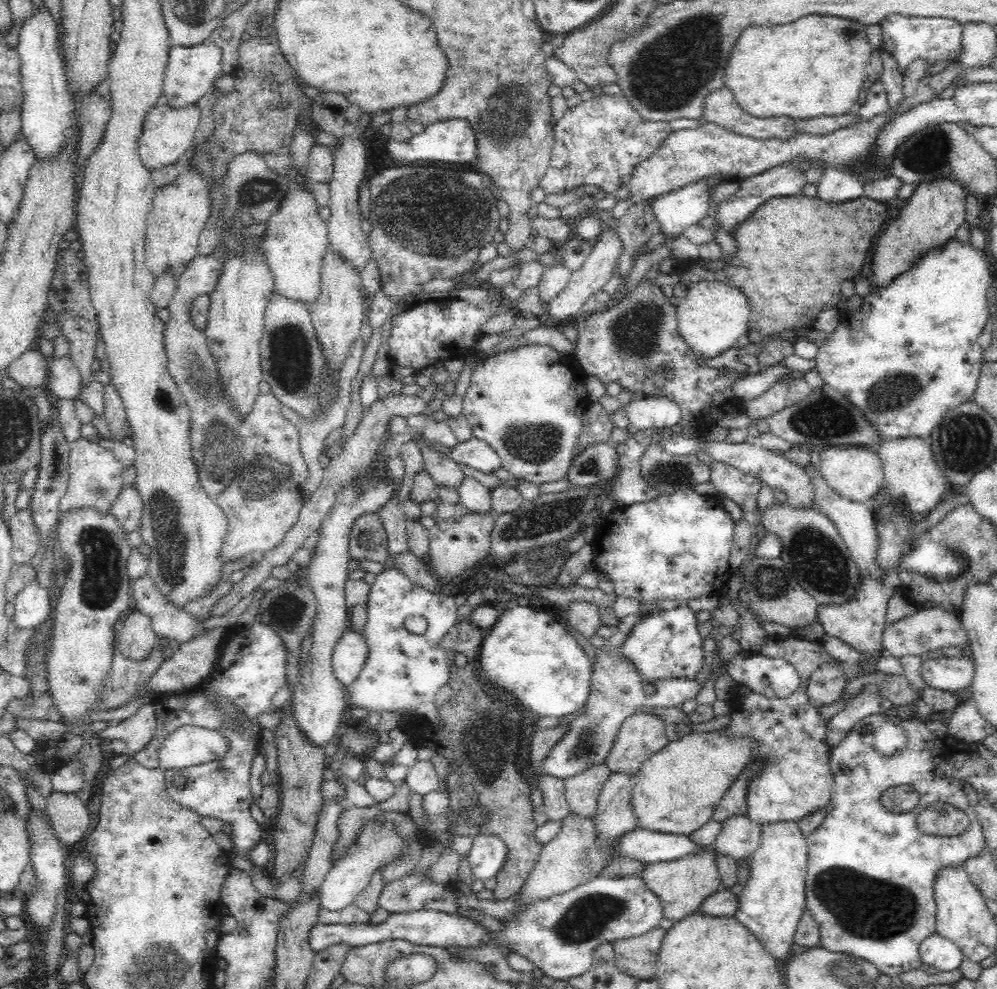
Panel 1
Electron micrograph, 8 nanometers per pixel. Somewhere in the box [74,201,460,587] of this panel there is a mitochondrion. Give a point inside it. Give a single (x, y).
(223, 447)

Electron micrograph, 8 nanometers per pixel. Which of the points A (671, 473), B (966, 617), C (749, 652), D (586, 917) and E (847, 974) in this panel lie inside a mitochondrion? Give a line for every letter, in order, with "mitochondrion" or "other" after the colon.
A: mitochondrion
B: other
C: other
D: mitochondrion
E: mitochondrion

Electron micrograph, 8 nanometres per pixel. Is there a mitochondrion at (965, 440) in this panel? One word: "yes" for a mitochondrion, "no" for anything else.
yes

